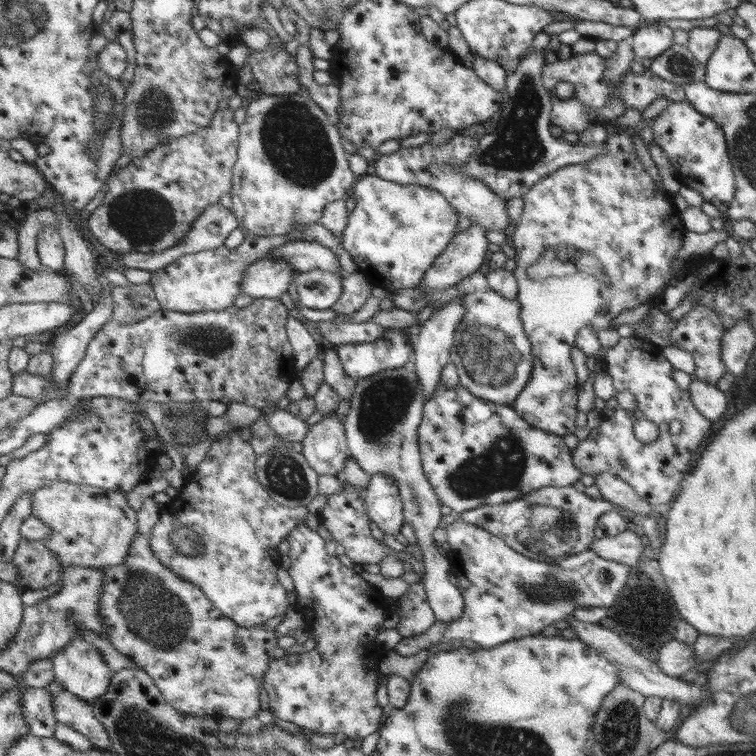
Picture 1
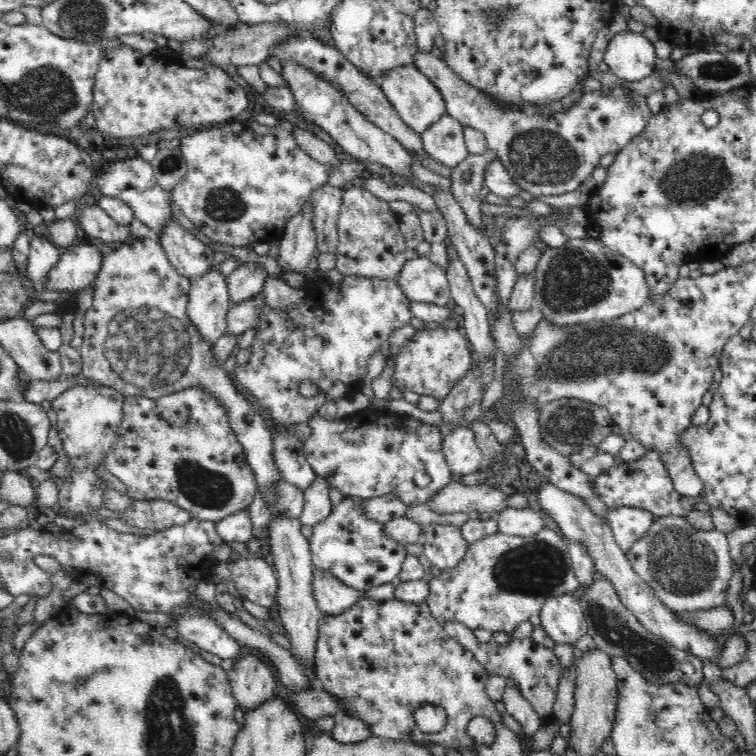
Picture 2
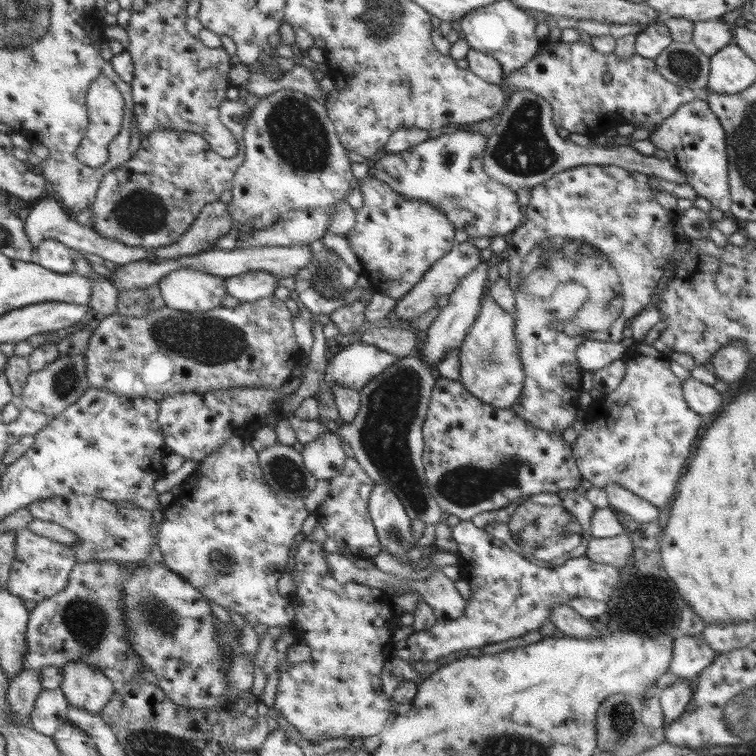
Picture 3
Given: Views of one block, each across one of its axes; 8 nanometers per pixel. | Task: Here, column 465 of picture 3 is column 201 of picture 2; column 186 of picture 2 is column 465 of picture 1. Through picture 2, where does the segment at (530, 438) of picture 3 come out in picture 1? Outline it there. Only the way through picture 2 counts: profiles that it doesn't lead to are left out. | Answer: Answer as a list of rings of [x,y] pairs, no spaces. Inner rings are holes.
[[[439,386],[435,398],[425,402],[419,444],[425,476],[455,516],[481,504],[513,502],[545,486],[573,486],[581,478],[561,436],[533,428],[511,406],[481,400],[465,386]]]

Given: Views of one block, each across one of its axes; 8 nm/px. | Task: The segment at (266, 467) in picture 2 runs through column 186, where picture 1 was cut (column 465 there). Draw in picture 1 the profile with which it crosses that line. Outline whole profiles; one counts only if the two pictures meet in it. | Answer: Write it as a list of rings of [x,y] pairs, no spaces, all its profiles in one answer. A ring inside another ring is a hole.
[[[481,270],[465,278],[457,288],[449,288],[445,292],[437,288],[427,288],[423,284],[391,292],[395,296],[393,300],[395,306],[409,312],[421,312],[425,306],[439,306],[435,310],[439,312],[441,308],[453,304],[455,300],[463,300],[469,312],[459,326],[457,348],[455,356],[451,358],[451,362],[457,364],[459,368],[463,386],[477,398],[487,400],[491,404],[513,406],[513,402],[517,402],[519,392],[525,390],[525,384],[529,382],[533,364],[531,364],[531,342],[523,332],[523,324],[519,318],[519,302],[515,298],[505,298],[497,294],[487,284],[487,278]]]

